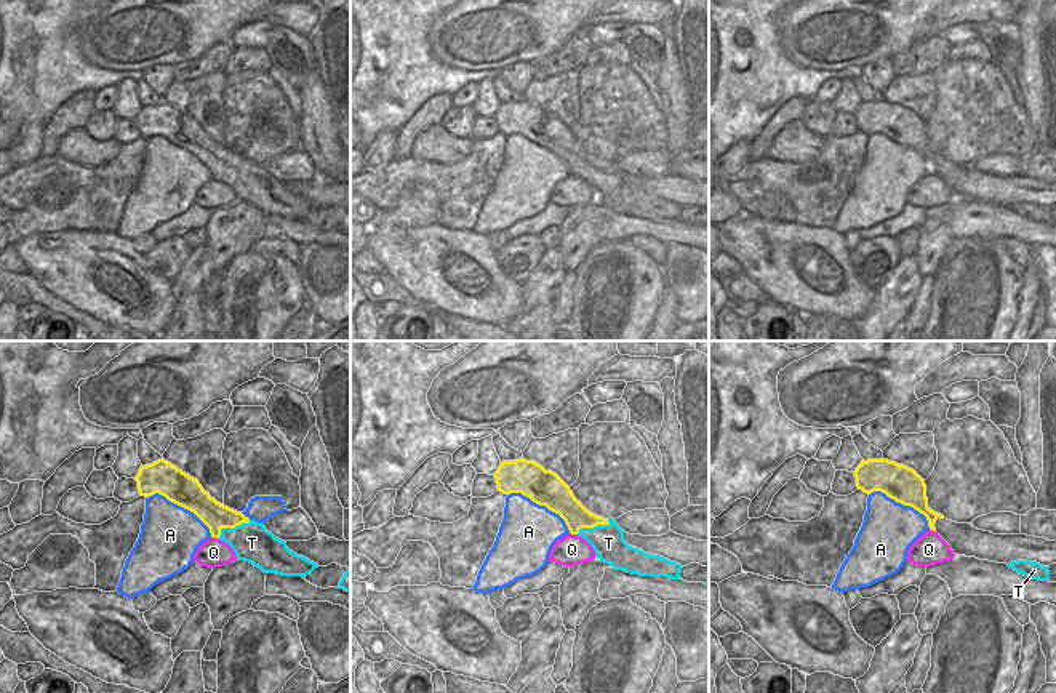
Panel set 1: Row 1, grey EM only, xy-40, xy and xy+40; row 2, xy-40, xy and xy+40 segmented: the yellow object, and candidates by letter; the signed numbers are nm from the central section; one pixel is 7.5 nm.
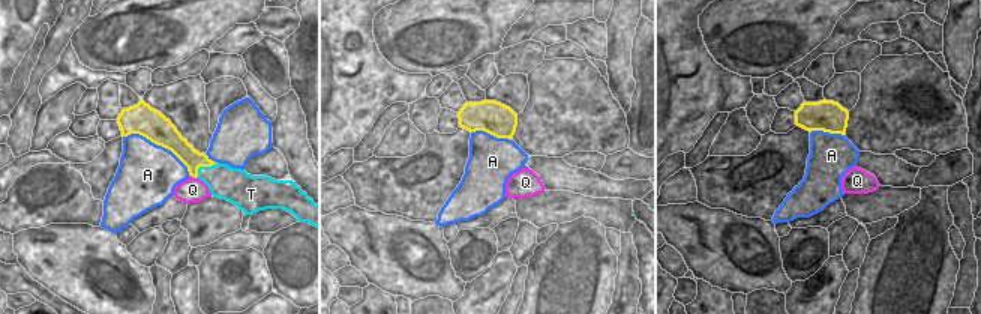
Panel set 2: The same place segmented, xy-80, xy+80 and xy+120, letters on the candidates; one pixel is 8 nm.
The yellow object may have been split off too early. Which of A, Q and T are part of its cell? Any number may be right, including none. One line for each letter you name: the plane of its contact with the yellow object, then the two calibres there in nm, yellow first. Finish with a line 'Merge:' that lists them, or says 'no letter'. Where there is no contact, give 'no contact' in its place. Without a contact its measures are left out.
Merge: no letter

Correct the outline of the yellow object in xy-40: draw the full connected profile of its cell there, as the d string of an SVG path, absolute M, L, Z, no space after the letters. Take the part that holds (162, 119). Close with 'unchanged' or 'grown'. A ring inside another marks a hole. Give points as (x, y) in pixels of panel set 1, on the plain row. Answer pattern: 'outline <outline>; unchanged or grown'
outline M165 101L141 107L134 122L141 138L149 139L158 134L168 142L194 154L210 170L211 179L219 181L222 170L250 165L248 158L218 144L203 131L197 120Z; unchanged

